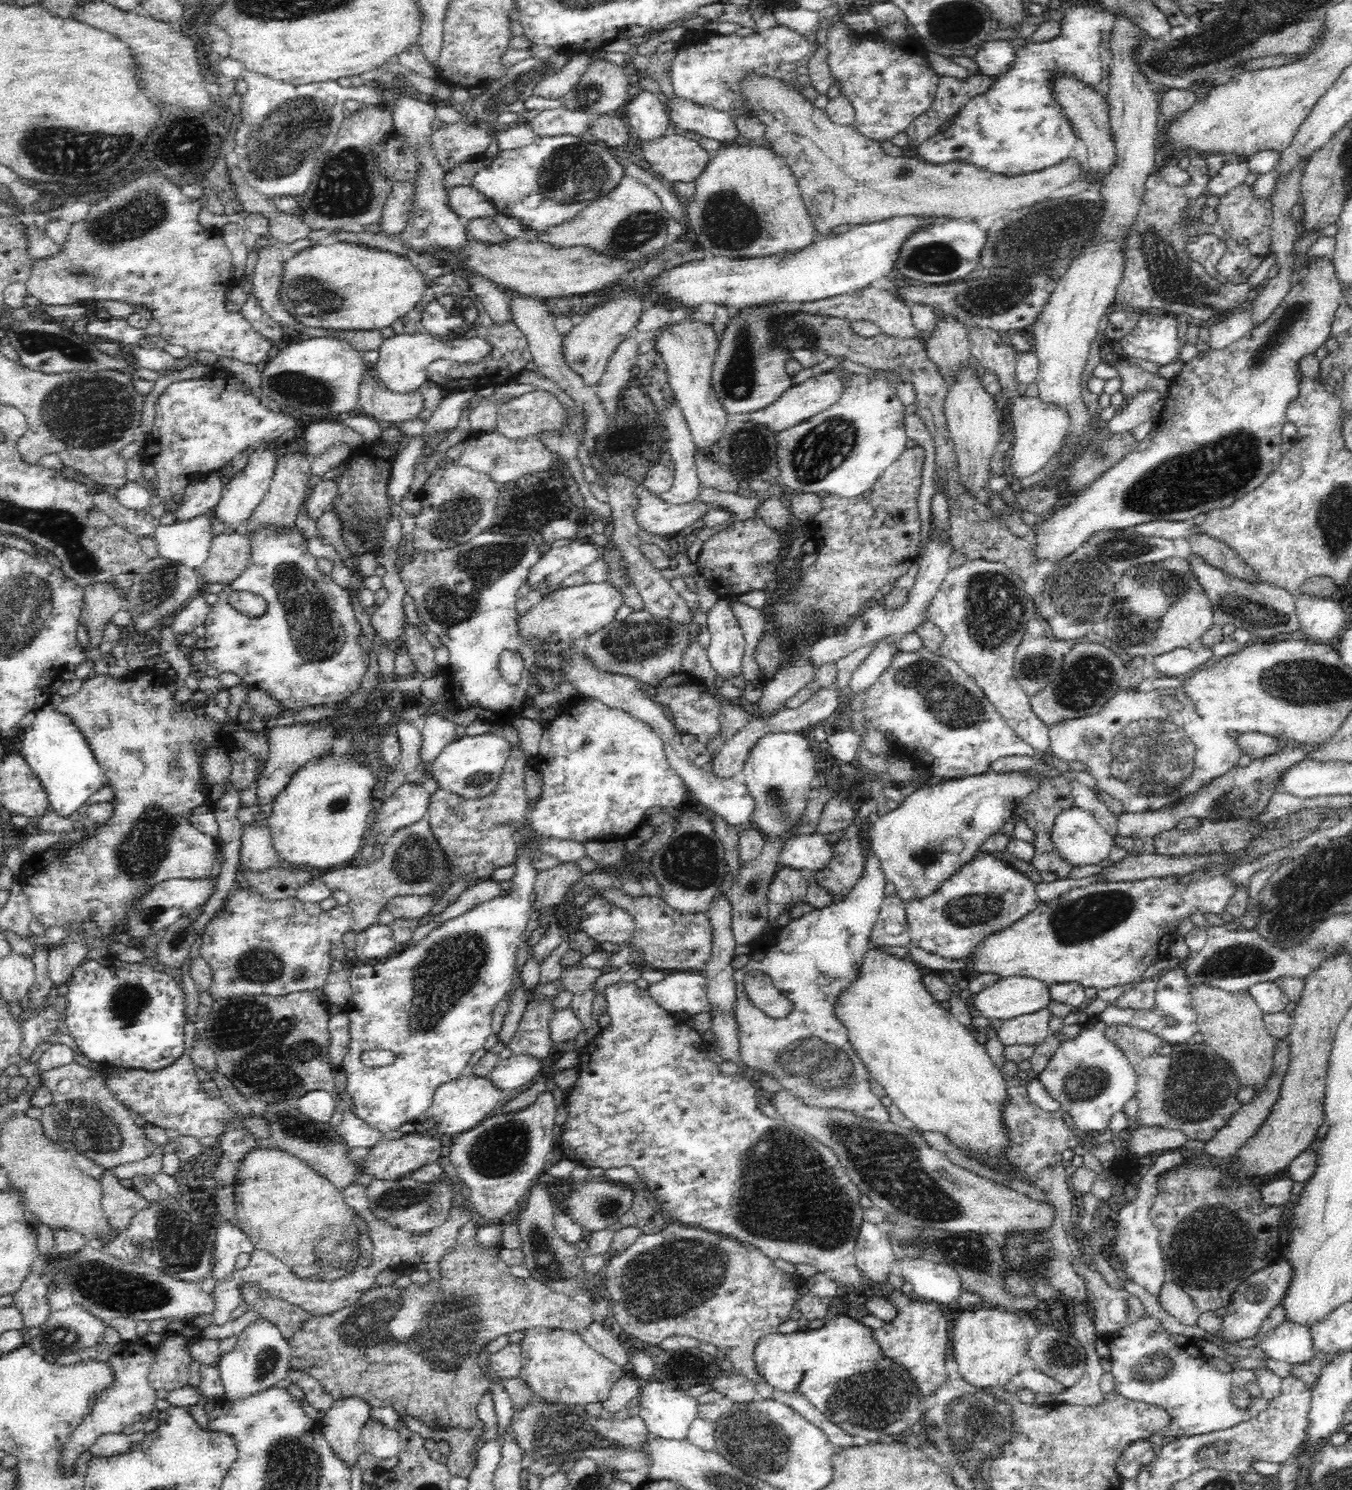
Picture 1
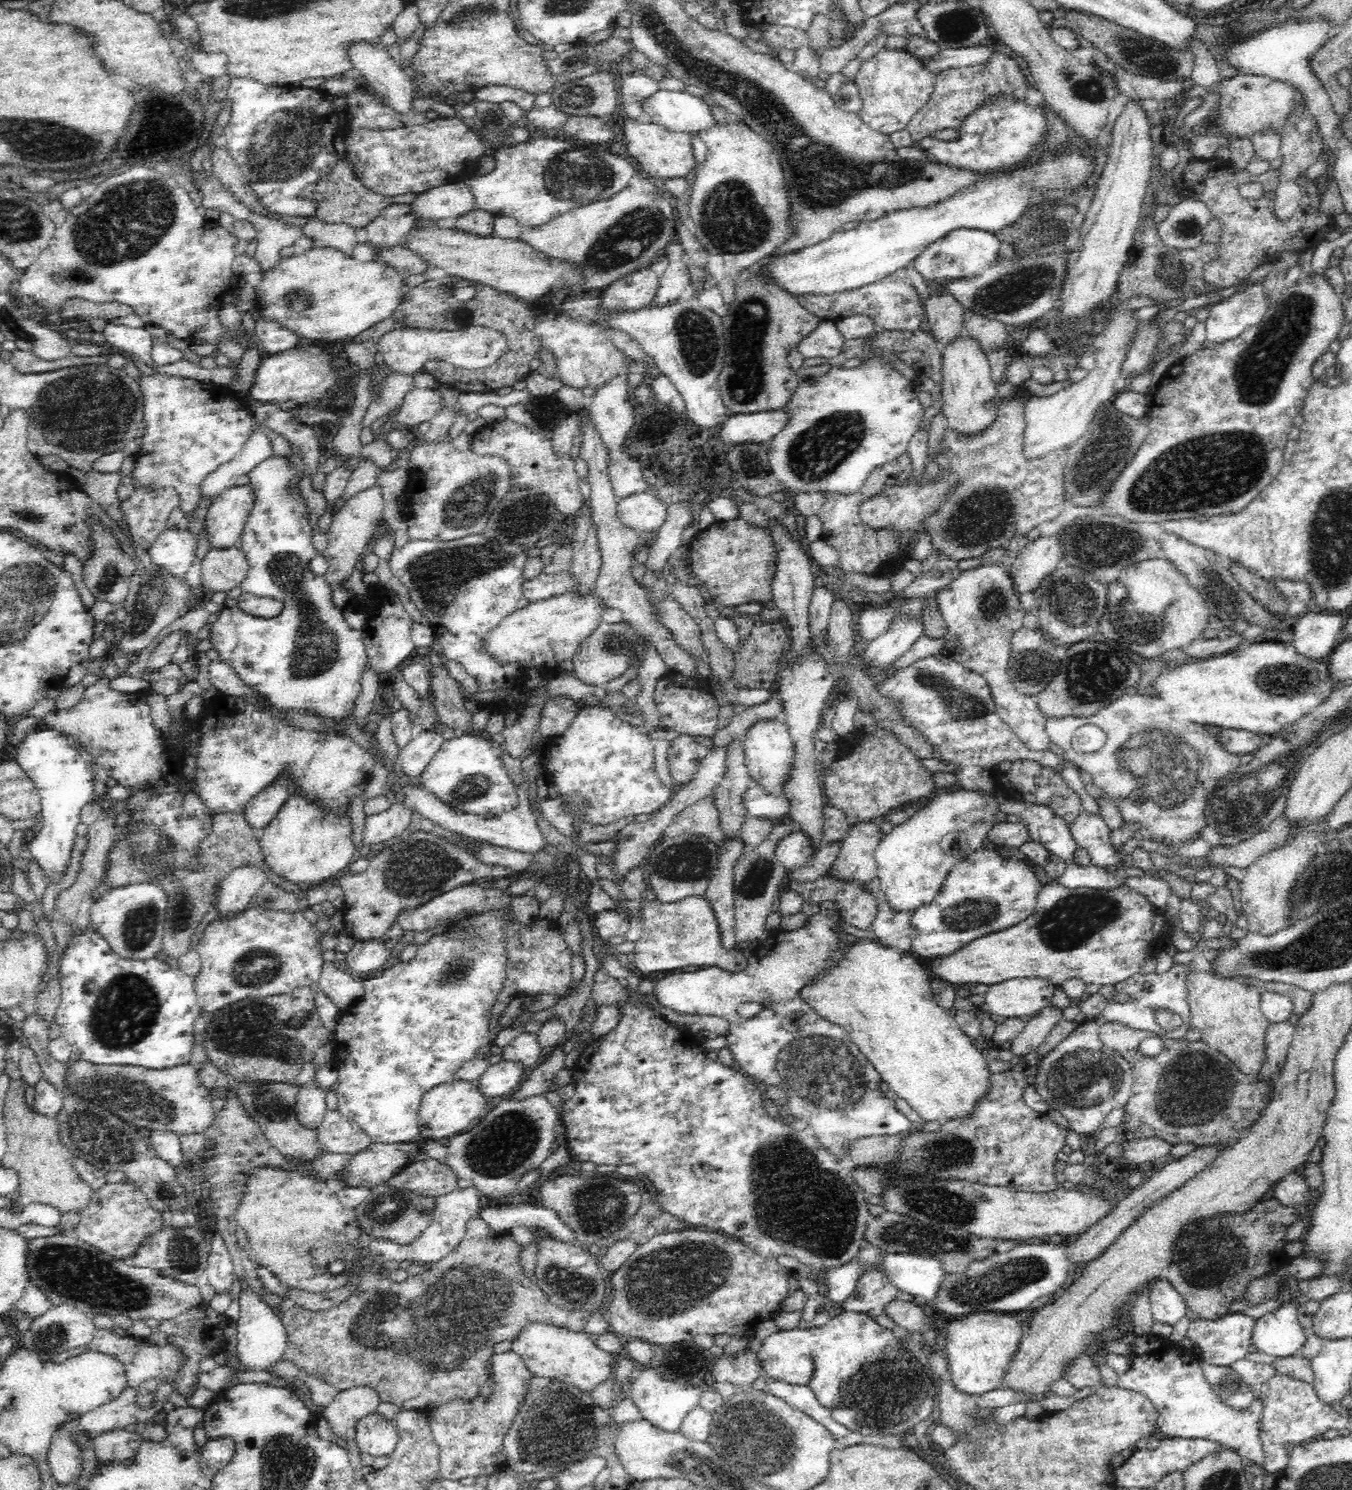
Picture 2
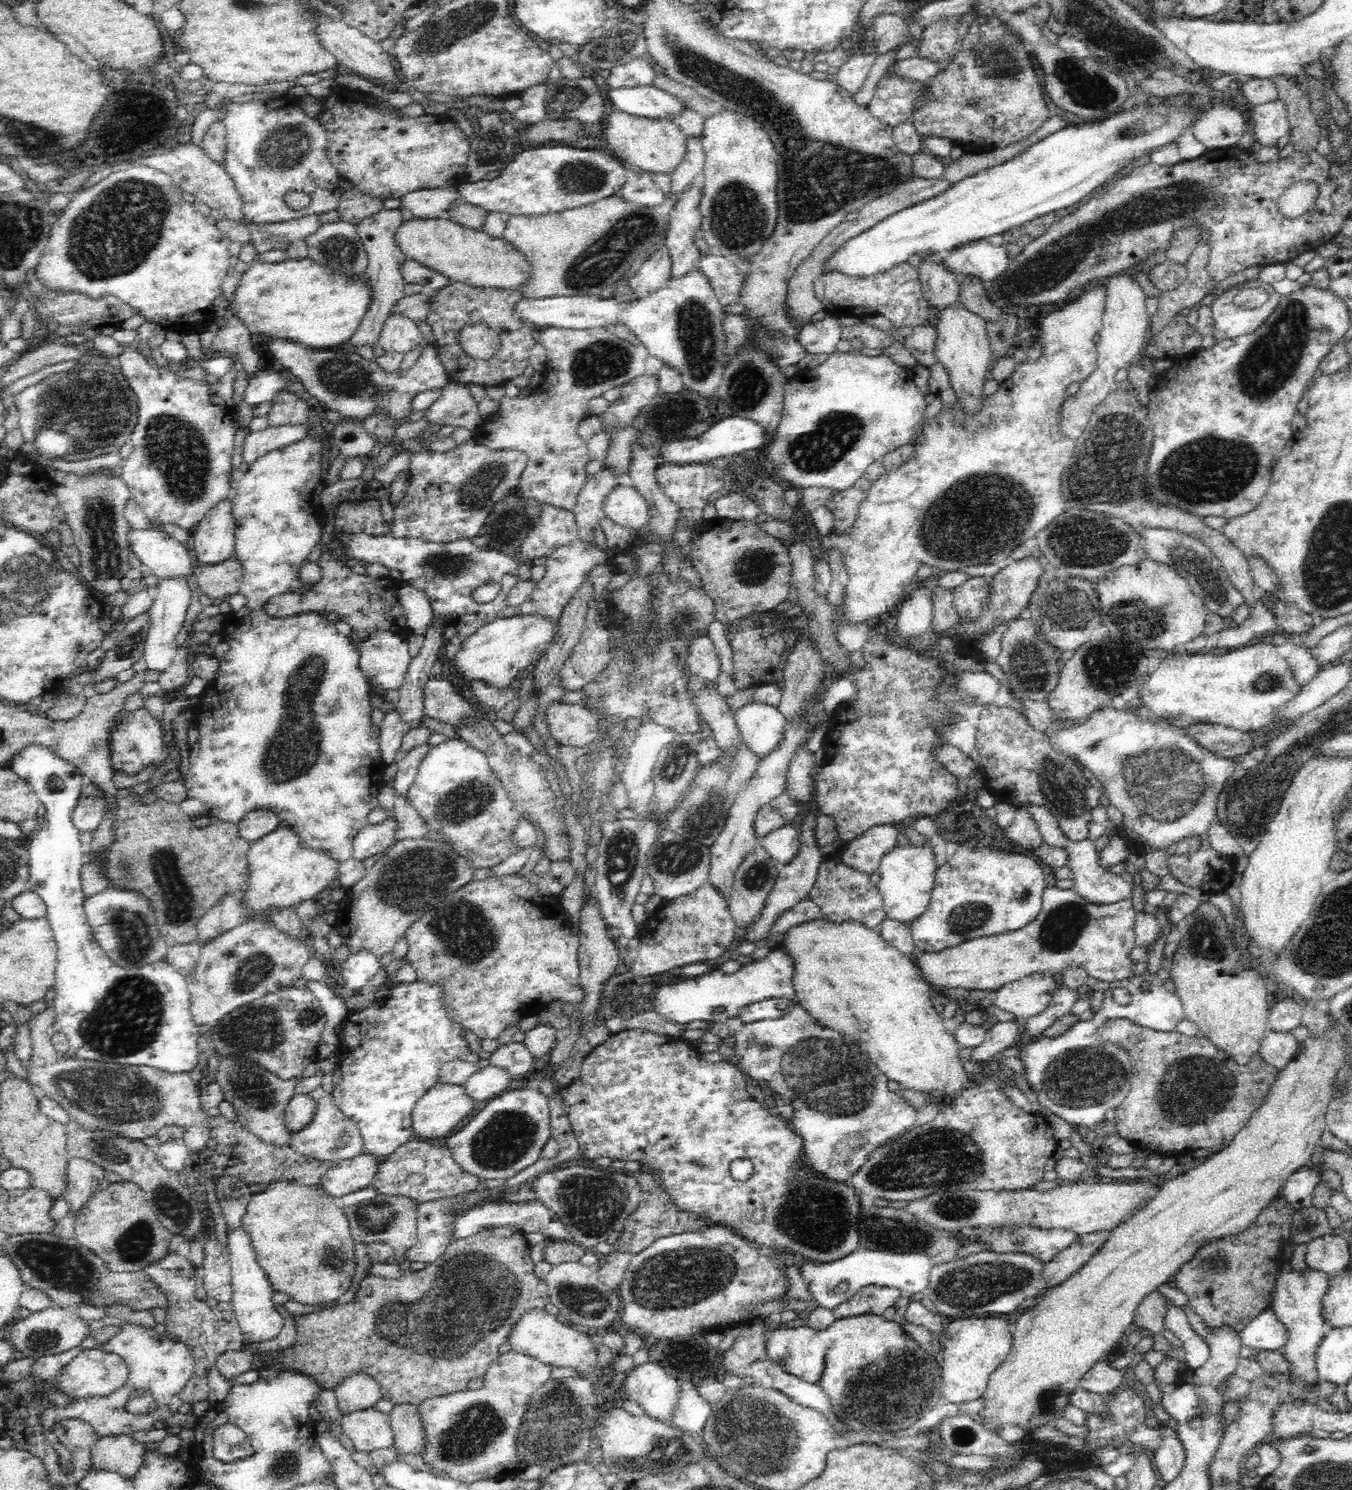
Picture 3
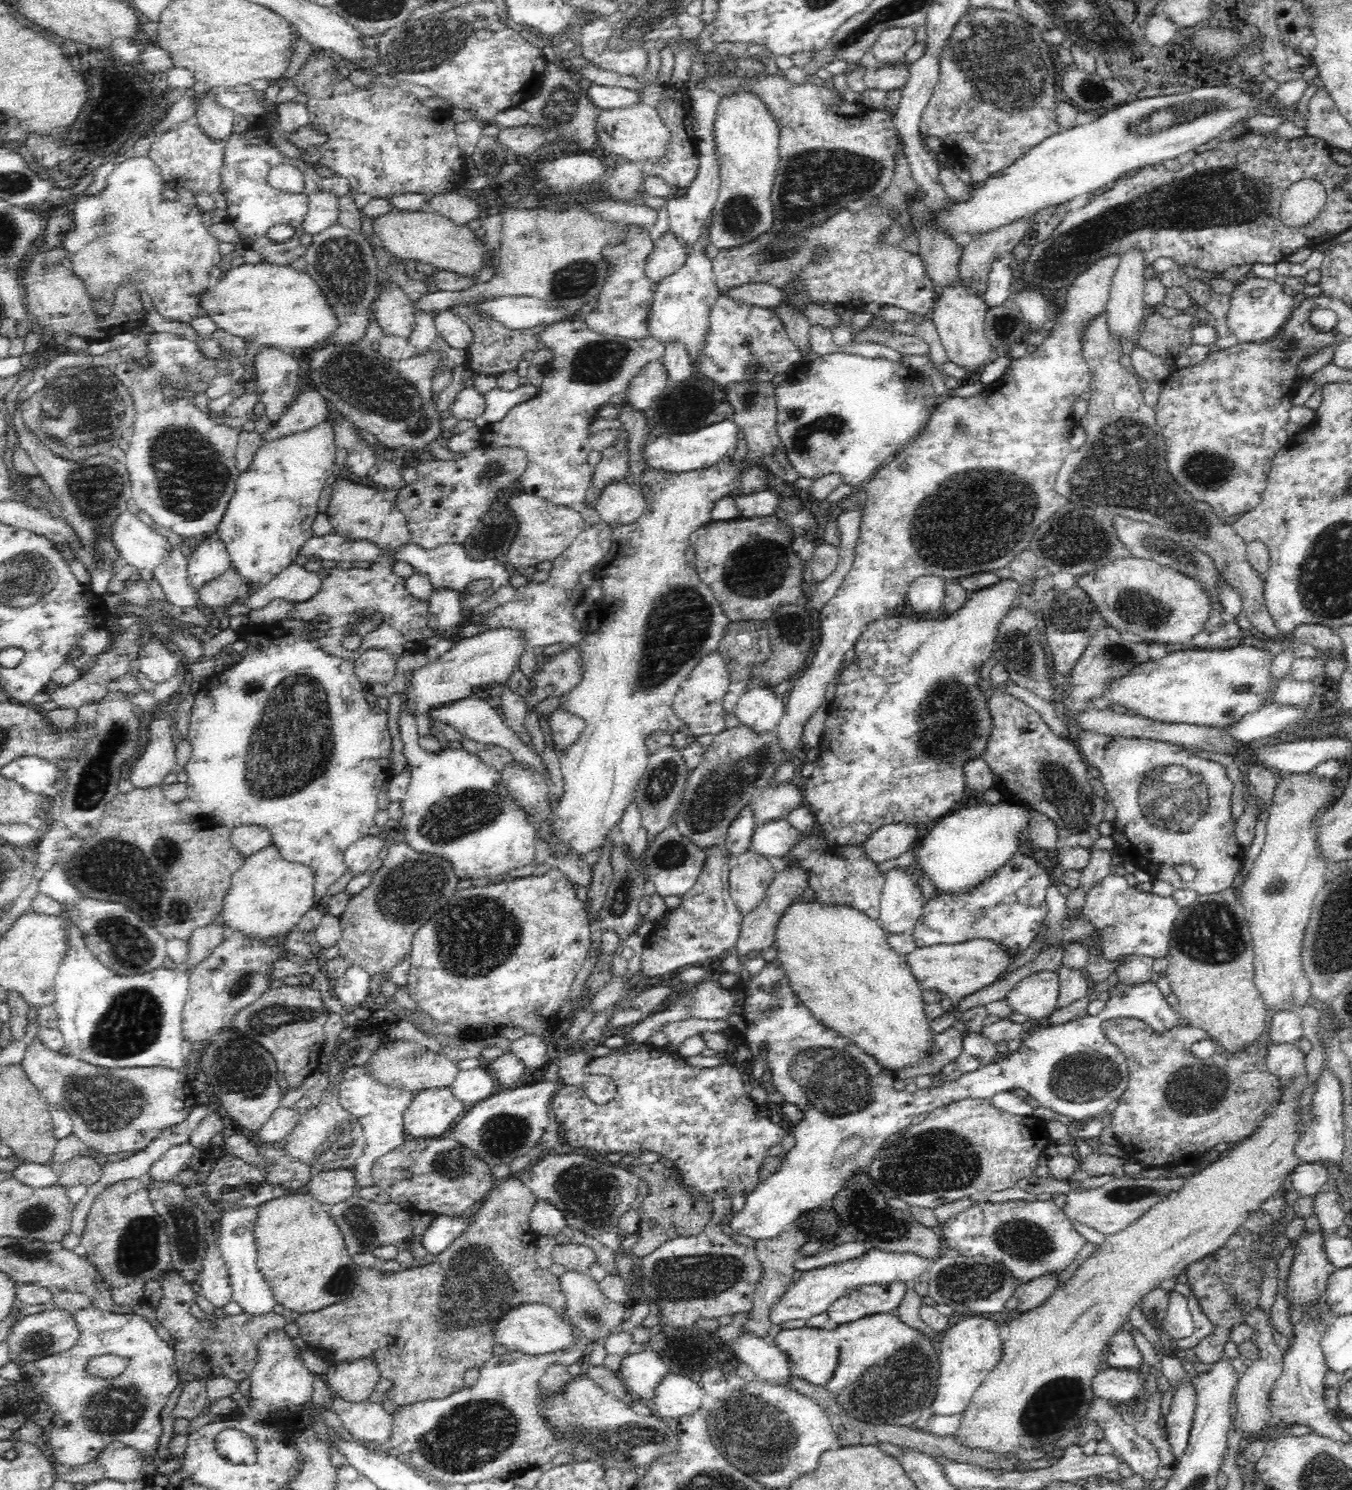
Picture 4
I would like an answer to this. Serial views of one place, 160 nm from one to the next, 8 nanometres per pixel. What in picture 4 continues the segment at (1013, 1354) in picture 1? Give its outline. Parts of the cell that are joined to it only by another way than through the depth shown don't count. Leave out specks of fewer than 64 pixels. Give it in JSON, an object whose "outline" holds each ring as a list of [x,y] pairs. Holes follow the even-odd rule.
{"outline":[[[968,1314],[965,1319],[944,1331],[939,1353],[938,1386],[927,1412],[936,1417],[963,1413],[962,1410],[984,1382],[986,1375],[996,1366],[1002,1354],[1003,1342],[1000,1340],[998,1327],[992,1319]]]}

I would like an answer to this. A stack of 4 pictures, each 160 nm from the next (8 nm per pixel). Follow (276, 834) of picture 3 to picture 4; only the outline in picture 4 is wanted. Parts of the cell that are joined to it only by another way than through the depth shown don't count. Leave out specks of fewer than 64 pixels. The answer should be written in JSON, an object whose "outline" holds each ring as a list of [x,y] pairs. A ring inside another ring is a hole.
{"outline":[[[237,826],[231,828],[231,833],[229,836],[230,844],[232,848],[245,859],[243,865],[230,877],[230,884],[226,894],[223,898],[223,905],[221,913],[219,914],[219,918],[217,922],[223,926],[223,928],[227,931],[242,933],[244,937],[248,937],[251,941],[258,941],[262,944],[266,944],[268,940],[270,942],[278,942],[278,940],[282,940],[282,938],[286,938],[292,929],[296,927],[296,924],[300,922],[300,918],[302,918],[303,914],[306,914],[314,904],[317,902],[317,898],[314,894],[314,881],[313,881],[313,874],[309,872],[309,868],[305,866],[301,866],[298,864],[292,864],[291,862],[284,862],[278,854],[278,851],[275,849],[275,846],[272,844],[270,833],[263,827],[263,826]]]}

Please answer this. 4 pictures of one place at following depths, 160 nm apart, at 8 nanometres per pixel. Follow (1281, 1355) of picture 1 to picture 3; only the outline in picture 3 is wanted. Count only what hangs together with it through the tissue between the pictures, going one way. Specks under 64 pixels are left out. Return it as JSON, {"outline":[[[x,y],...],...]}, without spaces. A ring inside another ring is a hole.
{"outline":[[[1271,1308],[1255,1316],[1238,1333],[1241,1344],[1252,1350],[1282,1350],[1287,1339],[1283,1323],[1277,1319]]]}

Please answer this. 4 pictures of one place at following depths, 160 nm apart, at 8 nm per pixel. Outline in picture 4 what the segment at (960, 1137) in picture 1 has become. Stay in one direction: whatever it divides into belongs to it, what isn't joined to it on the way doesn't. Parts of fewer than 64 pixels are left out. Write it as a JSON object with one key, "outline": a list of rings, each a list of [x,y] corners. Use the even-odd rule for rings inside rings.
{"outline":[[[800,895],[779,916],[774,946],[792,992],[823,1026],[850,1038],[897,1076],[908,1074],[910,1069],[906,1066],[928,1056],[926,1052],[936,1035],[930,1033],[930,1021],[926,1019],[925,1002],[922,1000],[923,990],[912,976],[904,956],[889,945],[879,921],[852,908],[852,905],[823,903],[816,898],[806,901]]]}

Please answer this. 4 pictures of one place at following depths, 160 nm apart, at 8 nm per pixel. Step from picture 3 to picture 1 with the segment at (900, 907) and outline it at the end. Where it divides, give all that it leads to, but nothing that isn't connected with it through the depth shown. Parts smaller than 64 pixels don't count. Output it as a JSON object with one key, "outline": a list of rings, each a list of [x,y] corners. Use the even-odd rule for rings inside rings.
{"outline":[[[1010,771],[961,779],[932,780],[900,801],[899,806],[872,824],[871,850],[878,857],[895,895],[908,904],[928,898],[962,865],[981,850],[983,842],[1008,821],[1017,802],[1036,785],[1037,773]]]}

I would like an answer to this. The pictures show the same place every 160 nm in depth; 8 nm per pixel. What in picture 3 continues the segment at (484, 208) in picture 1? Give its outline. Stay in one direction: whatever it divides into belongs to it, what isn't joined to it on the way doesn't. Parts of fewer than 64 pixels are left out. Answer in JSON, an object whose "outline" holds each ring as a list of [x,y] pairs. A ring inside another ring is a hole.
{"outline":[[[458,188],[416,190],[400,198],[401,206],[416,218],[446,218],[448,210],[459,201]]]}

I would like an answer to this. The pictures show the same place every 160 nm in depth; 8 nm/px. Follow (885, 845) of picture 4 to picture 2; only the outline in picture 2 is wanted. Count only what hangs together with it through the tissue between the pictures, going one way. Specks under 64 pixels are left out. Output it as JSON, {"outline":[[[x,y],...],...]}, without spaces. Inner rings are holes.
{"outline":[[[877,822],[852,826],[840,842],[840,850],[830,867],[830,873],[842,879],[868,884],[877,877],[874,854],[884,836]]]}

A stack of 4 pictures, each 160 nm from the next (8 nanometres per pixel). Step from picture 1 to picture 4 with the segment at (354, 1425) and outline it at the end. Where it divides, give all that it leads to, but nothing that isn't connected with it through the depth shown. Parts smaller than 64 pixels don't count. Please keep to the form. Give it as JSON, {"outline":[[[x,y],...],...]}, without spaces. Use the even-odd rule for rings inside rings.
{"outline":[[[372,1357],[330,1363],[324,1378],[334,1396],[338,1395],[352,1402],[368,1399],[372,1392],[381,1387],[378,1363]]]}

